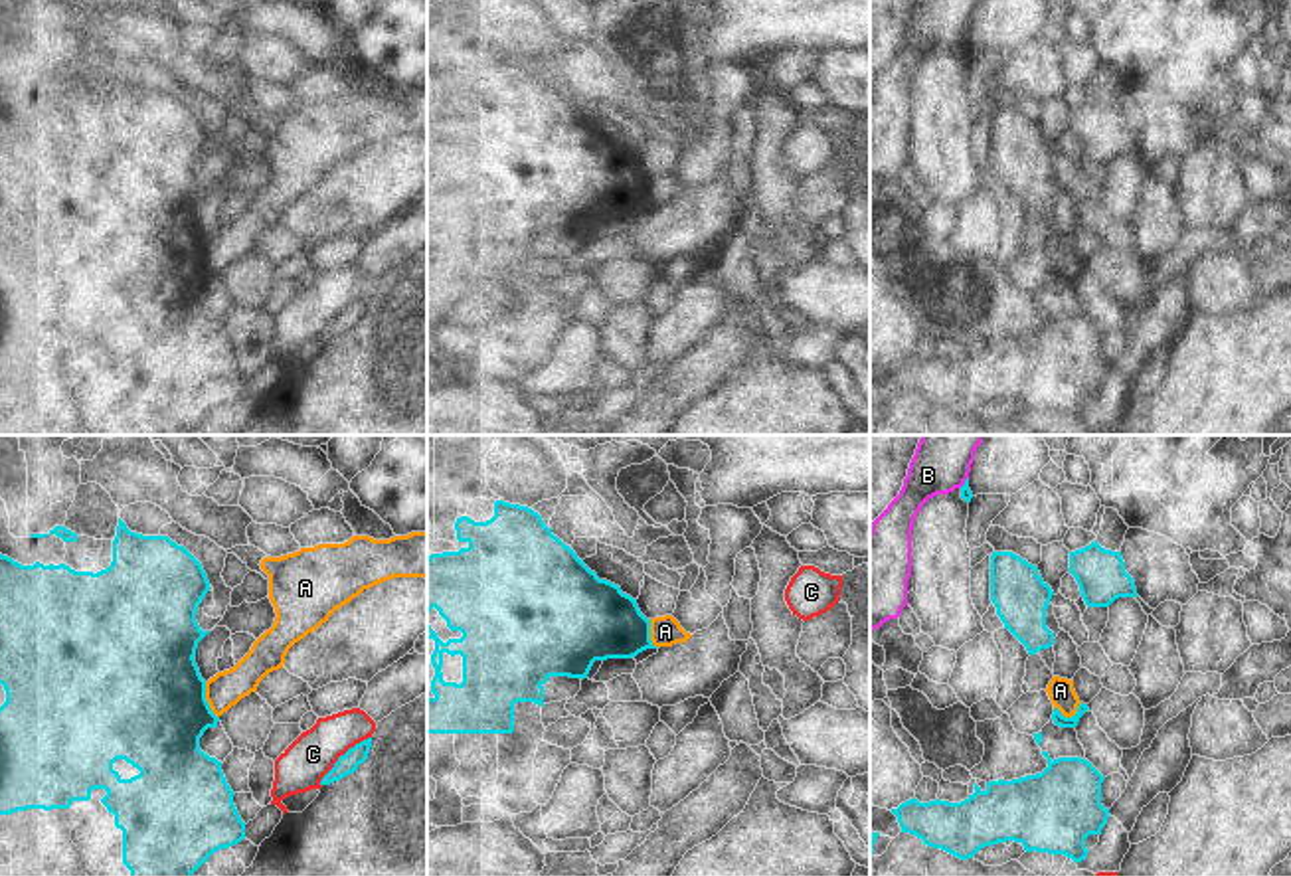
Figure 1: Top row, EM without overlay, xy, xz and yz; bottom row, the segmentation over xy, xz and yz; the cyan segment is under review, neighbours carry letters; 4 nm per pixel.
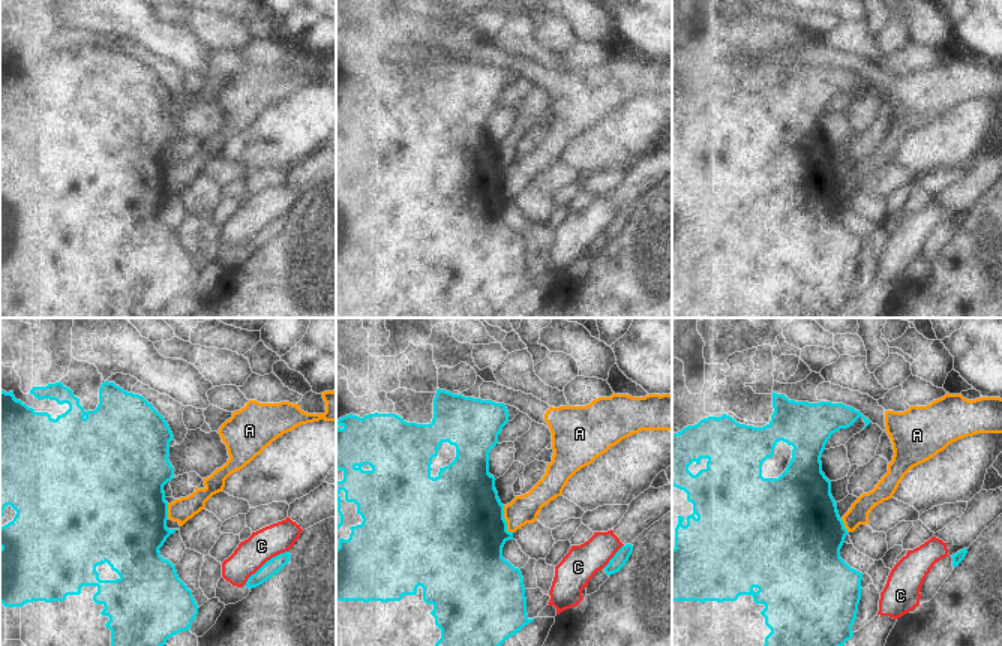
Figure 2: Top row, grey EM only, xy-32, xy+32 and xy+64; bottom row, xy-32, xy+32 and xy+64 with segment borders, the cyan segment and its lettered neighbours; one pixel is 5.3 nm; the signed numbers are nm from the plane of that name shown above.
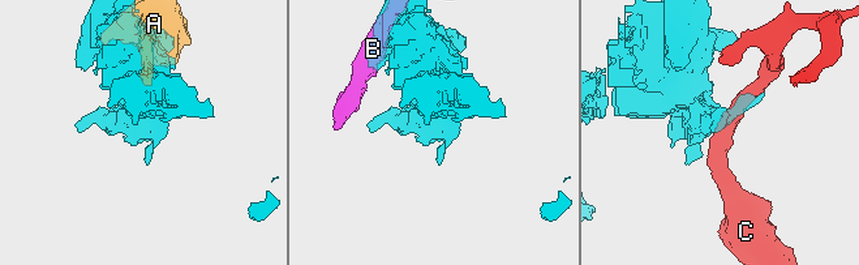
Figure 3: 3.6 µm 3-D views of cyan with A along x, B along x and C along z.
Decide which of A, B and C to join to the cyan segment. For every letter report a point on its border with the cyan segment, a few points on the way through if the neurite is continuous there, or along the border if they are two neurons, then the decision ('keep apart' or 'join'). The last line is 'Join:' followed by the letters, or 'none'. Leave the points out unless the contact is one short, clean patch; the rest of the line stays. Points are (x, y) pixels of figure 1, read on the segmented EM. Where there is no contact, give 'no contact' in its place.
A: meets cyan in xy at (206, 700); border along xy (204, 683), (204, 699), (218, 718); keep apart
B: meets cyan in yz at (965, 483); keep apart
C: meets cyan in xy at (341, 756); border along xy (370, 736), (350, 746), (323, 778), (321, 786); keep apart
Join: none

